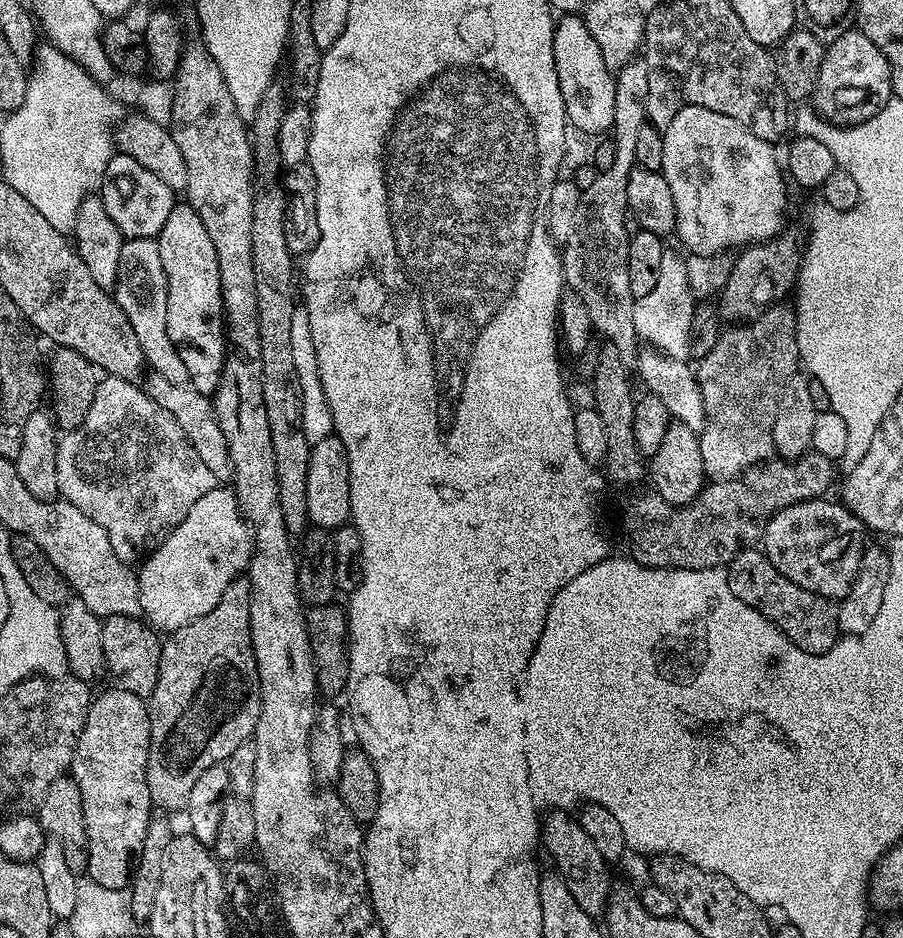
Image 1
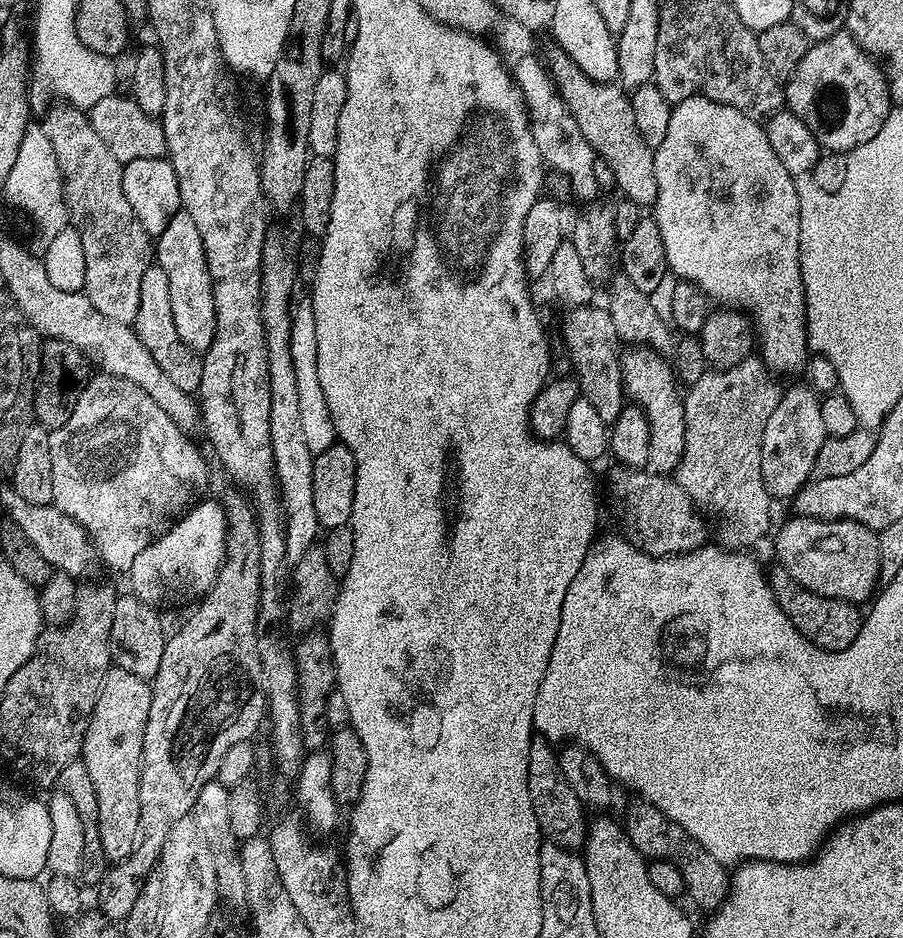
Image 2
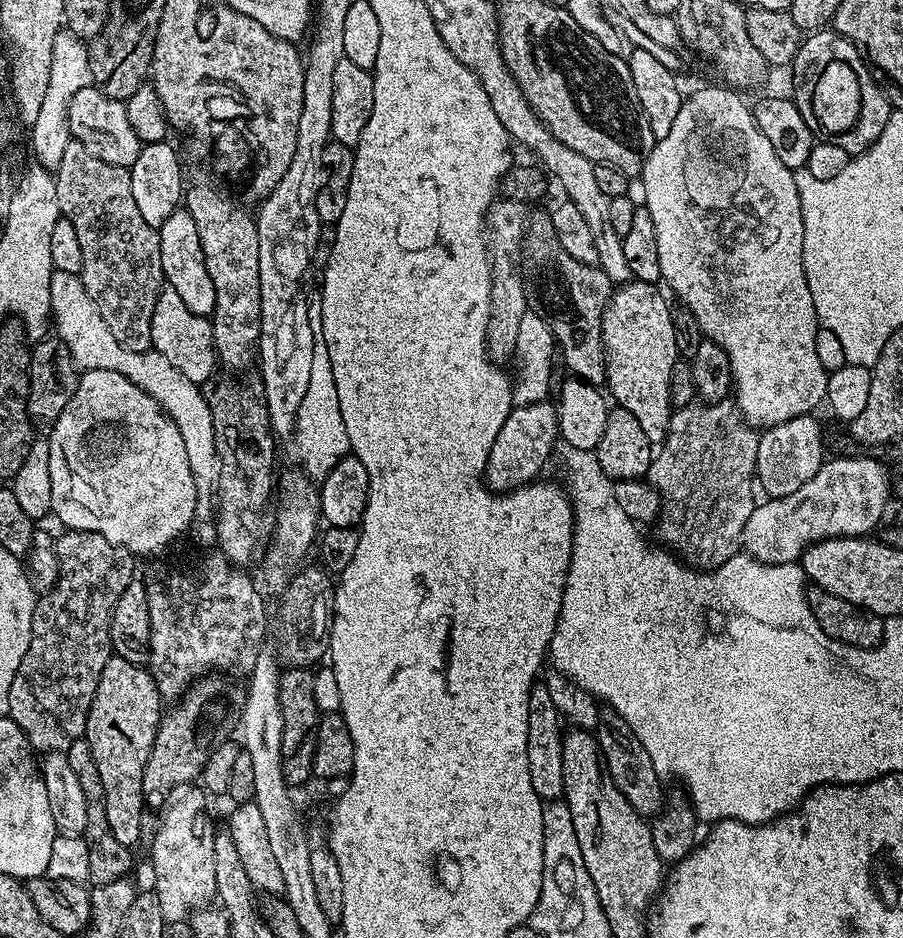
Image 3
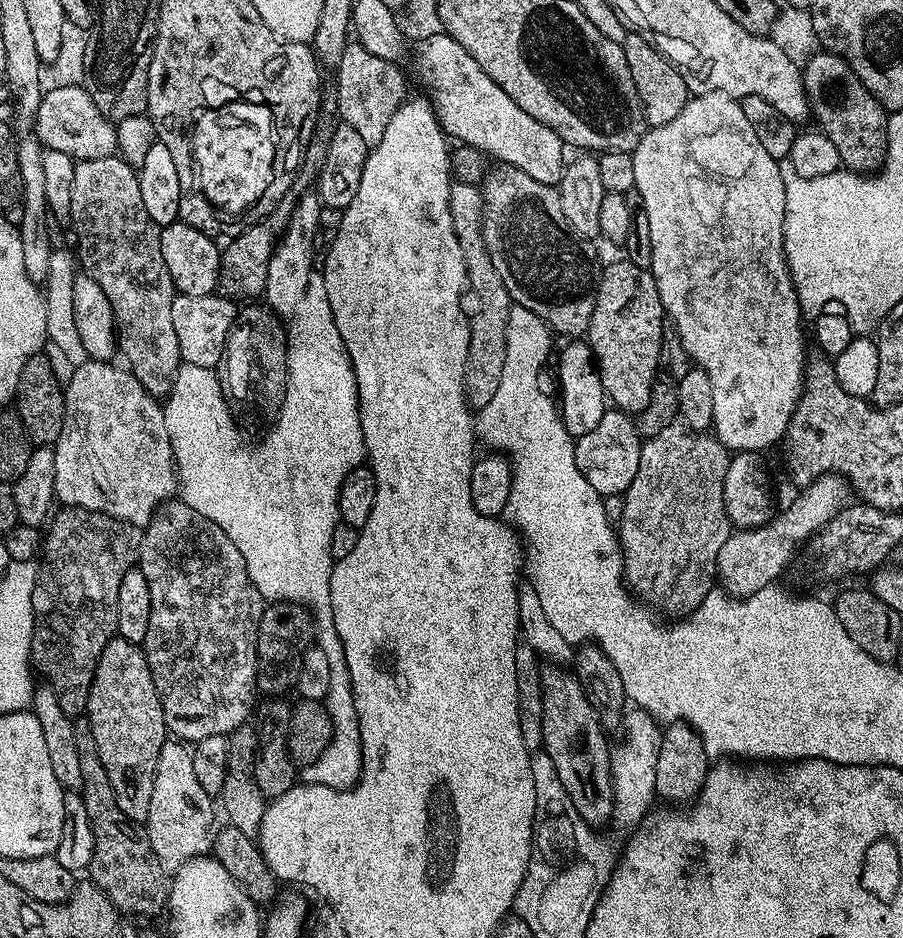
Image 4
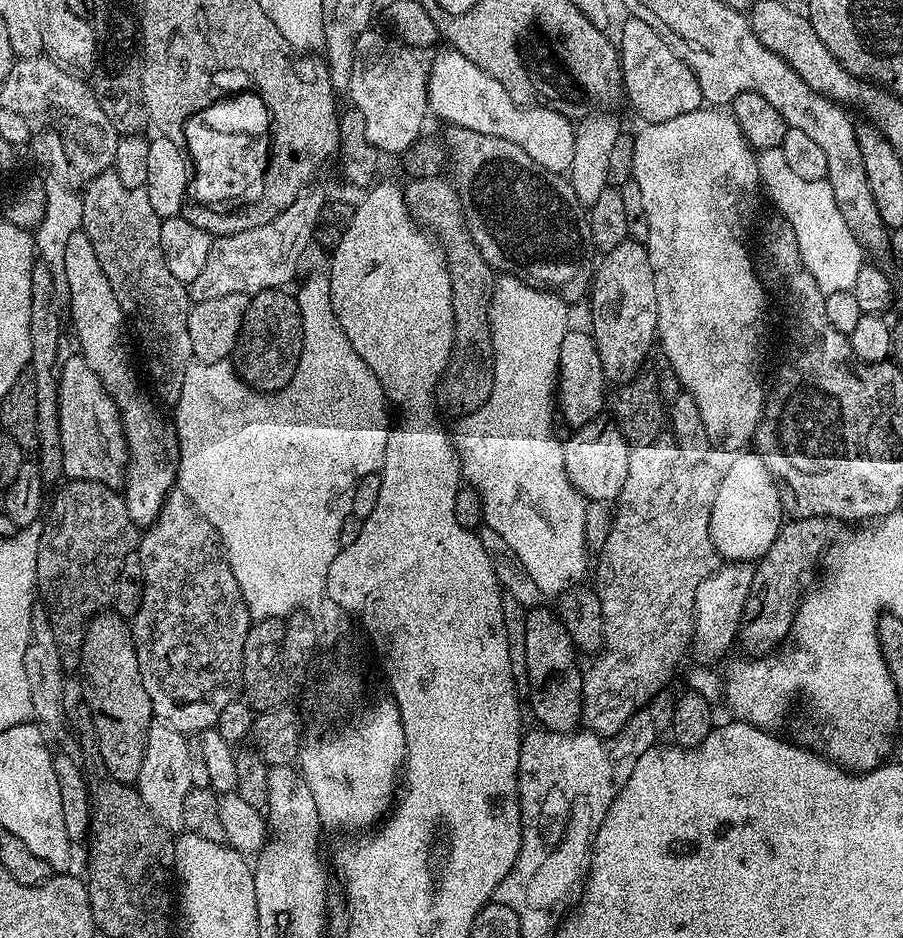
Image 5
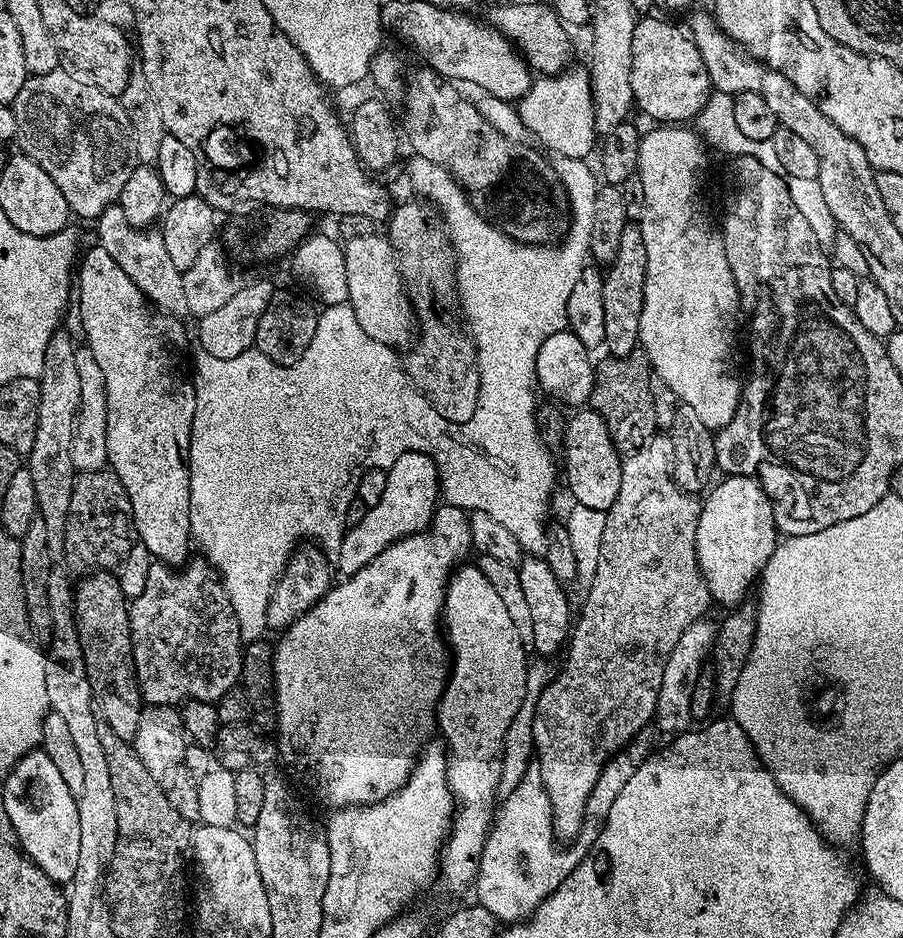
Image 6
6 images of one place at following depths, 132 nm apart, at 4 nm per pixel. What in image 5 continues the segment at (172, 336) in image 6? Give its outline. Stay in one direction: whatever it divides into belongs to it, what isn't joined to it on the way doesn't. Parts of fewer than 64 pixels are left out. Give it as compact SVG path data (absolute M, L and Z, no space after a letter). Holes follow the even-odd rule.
M83 230L71 235L67 241L65 264L71 296L72 324L80 339L79 355L90 362L90 370L94 370L102 386L106 386L116 409L120 411L120 420L124 423L124 437L128 443L128 469L124 471L122 495L126 510L130 510L130 518L137 525L147 526L156 521L168 493L177 487L180 447L176 425L156 409L157 401L149 395L146 388L144 393L144 388L132 369L124 311L122 306L118 306L118 298L114 298L114 290L110 290L110 282L106 282L106 274L102 274L102 266L94 255L94 246L90 246L90 238L86 238Z

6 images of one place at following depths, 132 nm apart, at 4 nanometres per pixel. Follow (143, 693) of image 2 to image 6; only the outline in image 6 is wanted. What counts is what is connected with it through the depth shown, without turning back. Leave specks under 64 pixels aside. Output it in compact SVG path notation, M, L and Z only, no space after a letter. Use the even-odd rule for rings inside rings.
M97 570L81 575L74 588L74 611L78 642L82 642L82 662L86 662L86 678L90 678L90 690L98 709L99 719L104 720L118 738L132 741L138 730L138 718L142 707L140 684L136 681L136 667L132 657L132 635L128 617L129 600L122 594L119 575L108 570Z

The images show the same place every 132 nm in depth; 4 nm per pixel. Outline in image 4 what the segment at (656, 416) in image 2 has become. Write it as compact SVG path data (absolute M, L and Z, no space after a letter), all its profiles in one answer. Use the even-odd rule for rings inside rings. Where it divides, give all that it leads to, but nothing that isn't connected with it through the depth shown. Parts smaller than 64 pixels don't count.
M619 258L613 264L603 265L596 285L594 314L586 333L586 342L592 348L596 358L596 368L600 372L600 381L605 397L612 400L617 409L629 414L639 414L650 402L652 388L658 383L660 369L659 352L662 350L663 330L666 323L662 298L658 298L658 286L651 271L626 258Z

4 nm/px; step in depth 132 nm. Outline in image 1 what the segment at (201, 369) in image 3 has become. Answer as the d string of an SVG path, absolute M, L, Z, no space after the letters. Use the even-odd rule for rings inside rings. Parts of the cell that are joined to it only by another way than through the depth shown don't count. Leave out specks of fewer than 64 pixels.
M125 239L118 262L118 278L114 295L122 314L130 321L134 329L134 338L138 338L138 346L142 346L145 365L155 375L166 378L166 382L175 384L188 383L186 366L182 358L178 358L178 350L174 342L170 342L170 330L166 330L166 270L162 270L162 258L158 254L155 239Z

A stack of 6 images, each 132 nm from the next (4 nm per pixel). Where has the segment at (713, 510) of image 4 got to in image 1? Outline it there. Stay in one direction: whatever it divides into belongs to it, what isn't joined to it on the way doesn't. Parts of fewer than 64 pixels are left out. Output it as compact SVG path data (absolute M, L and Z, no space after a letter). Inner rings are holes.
M781 302L773 303L757 320L737 323L735 326L729 327L732 328L729 332L728 329L721 331L718 346L714 346L714 350L710 350L710 354L706 354L706 358L699 361L698 367L695 369L696 384L700 387L702 406L704 407L704 426L698 433L700 445L702 446L704 475L705 477L711 478L713 481L733 480L735 476L743 474L747 468L752 468L755 464L763 464L777 455L776 436L778 437L778 429L776 427L776 415L778 414L778 402L789 380L797 375L798 369L802 364L800 351L798 350L798 338L796 337L796 309L789 305L787 308L786 305L780 303Z

